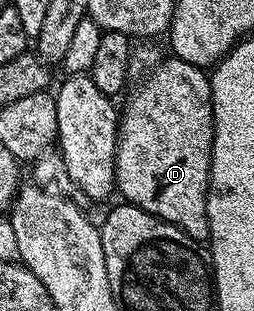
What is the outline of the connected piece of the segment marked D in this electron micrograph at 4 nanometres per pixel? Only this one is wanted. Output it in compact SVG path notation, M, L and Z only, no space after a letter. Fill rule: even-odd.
M173 56L163 57L162 61L149 71L141 79L138 91L131 96L120 110L118 120L118 155L116 156L116 168L114 176L116 179L116 190L123 194L125 201L132 206L138 206L144 212L155 214L166 222L178 226L188 236L192 236L198 242L205 243L210 236L210 225L208 224L208 212L206 211L206 189L210 187L210 157L212 156L212 144L214 143L214 113L212 112L212 88L210 87L210 74L201 66L193 66L184 60Z

